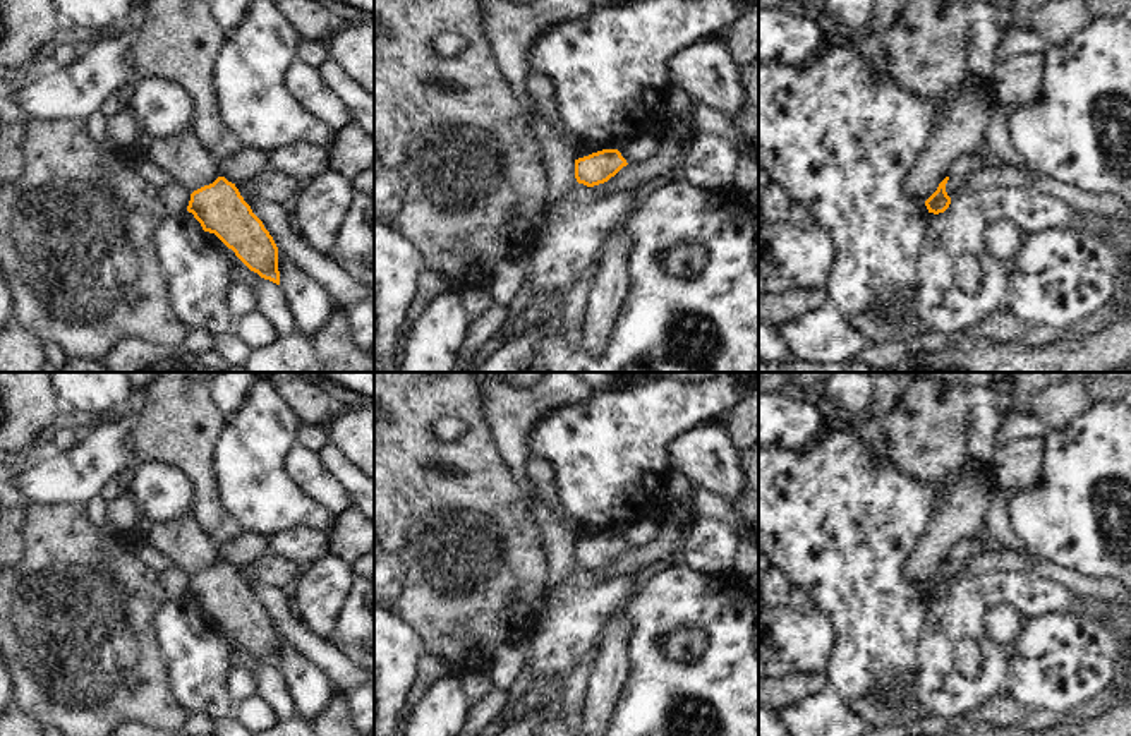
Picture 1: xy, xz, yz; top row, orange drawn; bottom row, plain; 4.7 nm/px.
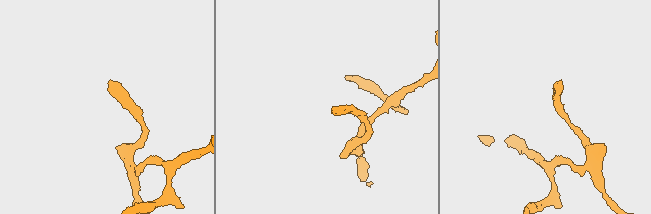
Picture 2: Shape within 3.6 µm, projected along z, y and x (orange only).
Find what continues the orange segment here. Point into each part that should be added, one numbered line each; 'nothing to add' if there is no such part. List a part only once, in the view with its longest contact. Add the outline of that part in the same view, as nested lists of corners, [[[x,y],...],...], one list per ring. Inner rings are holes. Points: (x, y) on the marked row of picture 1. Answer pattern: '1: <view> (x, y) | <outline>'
nothing to add

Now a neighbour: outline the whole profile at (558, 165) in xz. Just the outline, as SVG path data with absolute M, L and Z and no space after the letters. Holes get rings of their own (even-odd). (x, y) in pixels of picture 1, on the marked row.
M530 100L530 132L541 148L546 194L542 197L537 218L534 220L534 238L523 254L529 259L539 247L541 237L546 233L547 213L561 197L570 194L570 190L577 184L575 160L565 148L565 144L559 141L554 129L542 118L537 105L532 100Z

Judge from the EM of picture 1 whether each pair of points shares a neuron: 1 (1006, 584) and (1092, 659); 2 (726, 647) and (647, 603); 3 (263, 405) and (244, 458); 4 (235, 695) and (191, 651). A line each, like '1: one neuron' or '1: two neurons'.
1: two neurons
2: one neuron
3: one neuron
4: two neurons

